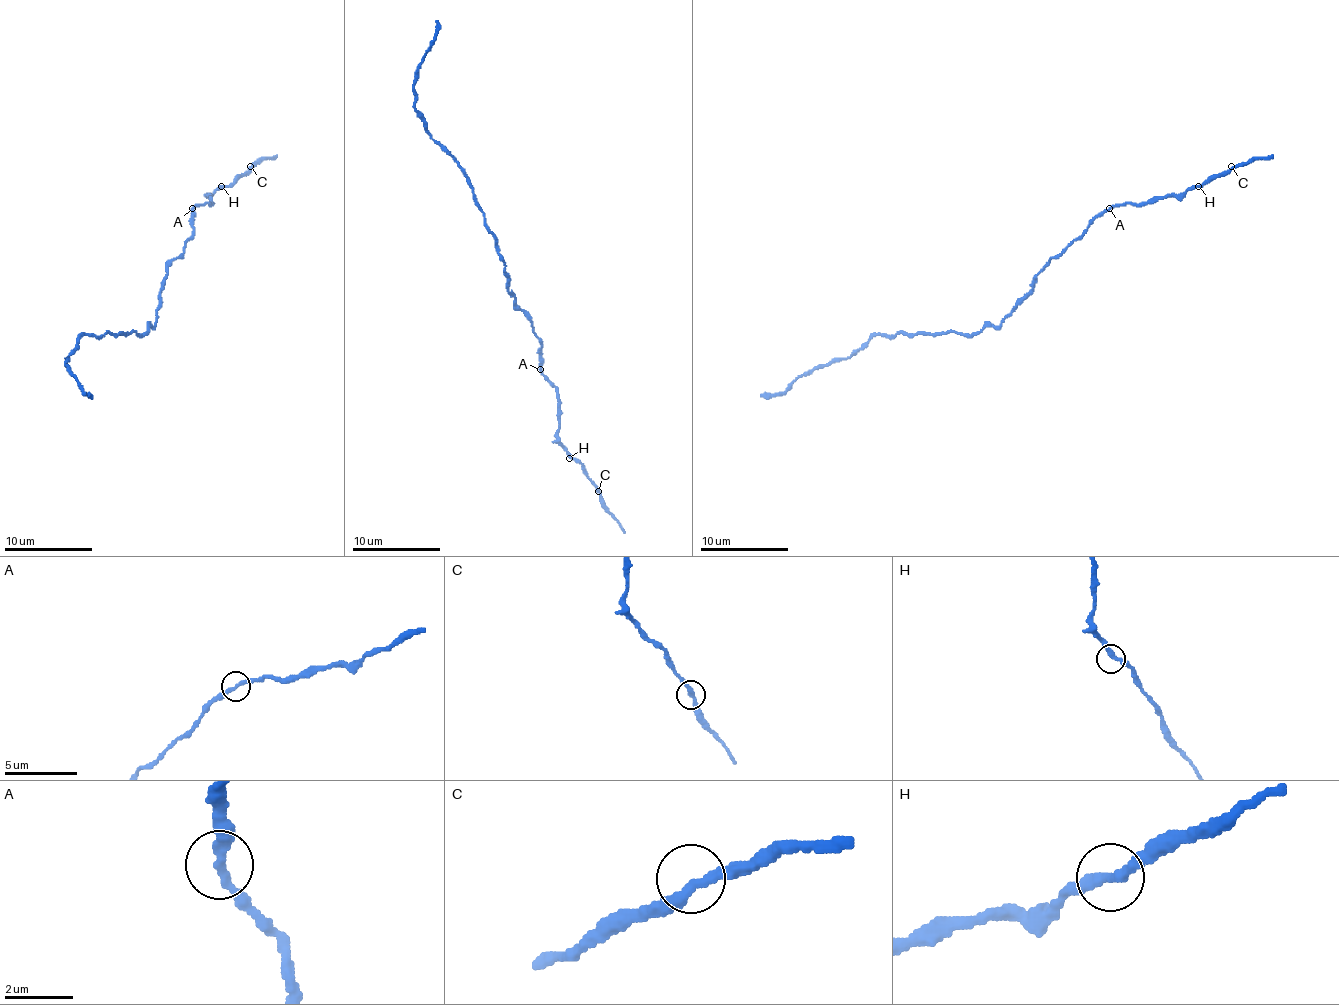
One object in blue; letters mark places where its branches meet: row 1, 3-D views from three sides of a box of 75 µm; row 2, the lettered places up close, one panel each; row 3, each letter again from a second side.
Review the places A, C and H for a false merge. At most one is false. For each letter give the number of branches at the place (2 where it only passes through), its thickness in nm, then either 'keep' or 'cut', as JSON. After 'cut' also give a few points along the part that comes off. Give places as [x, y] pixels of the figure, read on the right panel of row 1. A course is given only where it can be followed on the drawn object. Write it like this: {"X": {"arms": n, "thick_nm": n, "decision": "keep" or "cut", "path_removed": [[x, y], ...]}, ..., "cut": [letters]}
{"A": {"arms": 2, "thick_nm": 280, "decision": "keep"}, "C": {"arms": 2, "thick_nm": 300, "decision": "keep"}, "H": {"arms": 2, "thick_nm": 320, "decision": "keep"}, "cut": []}

